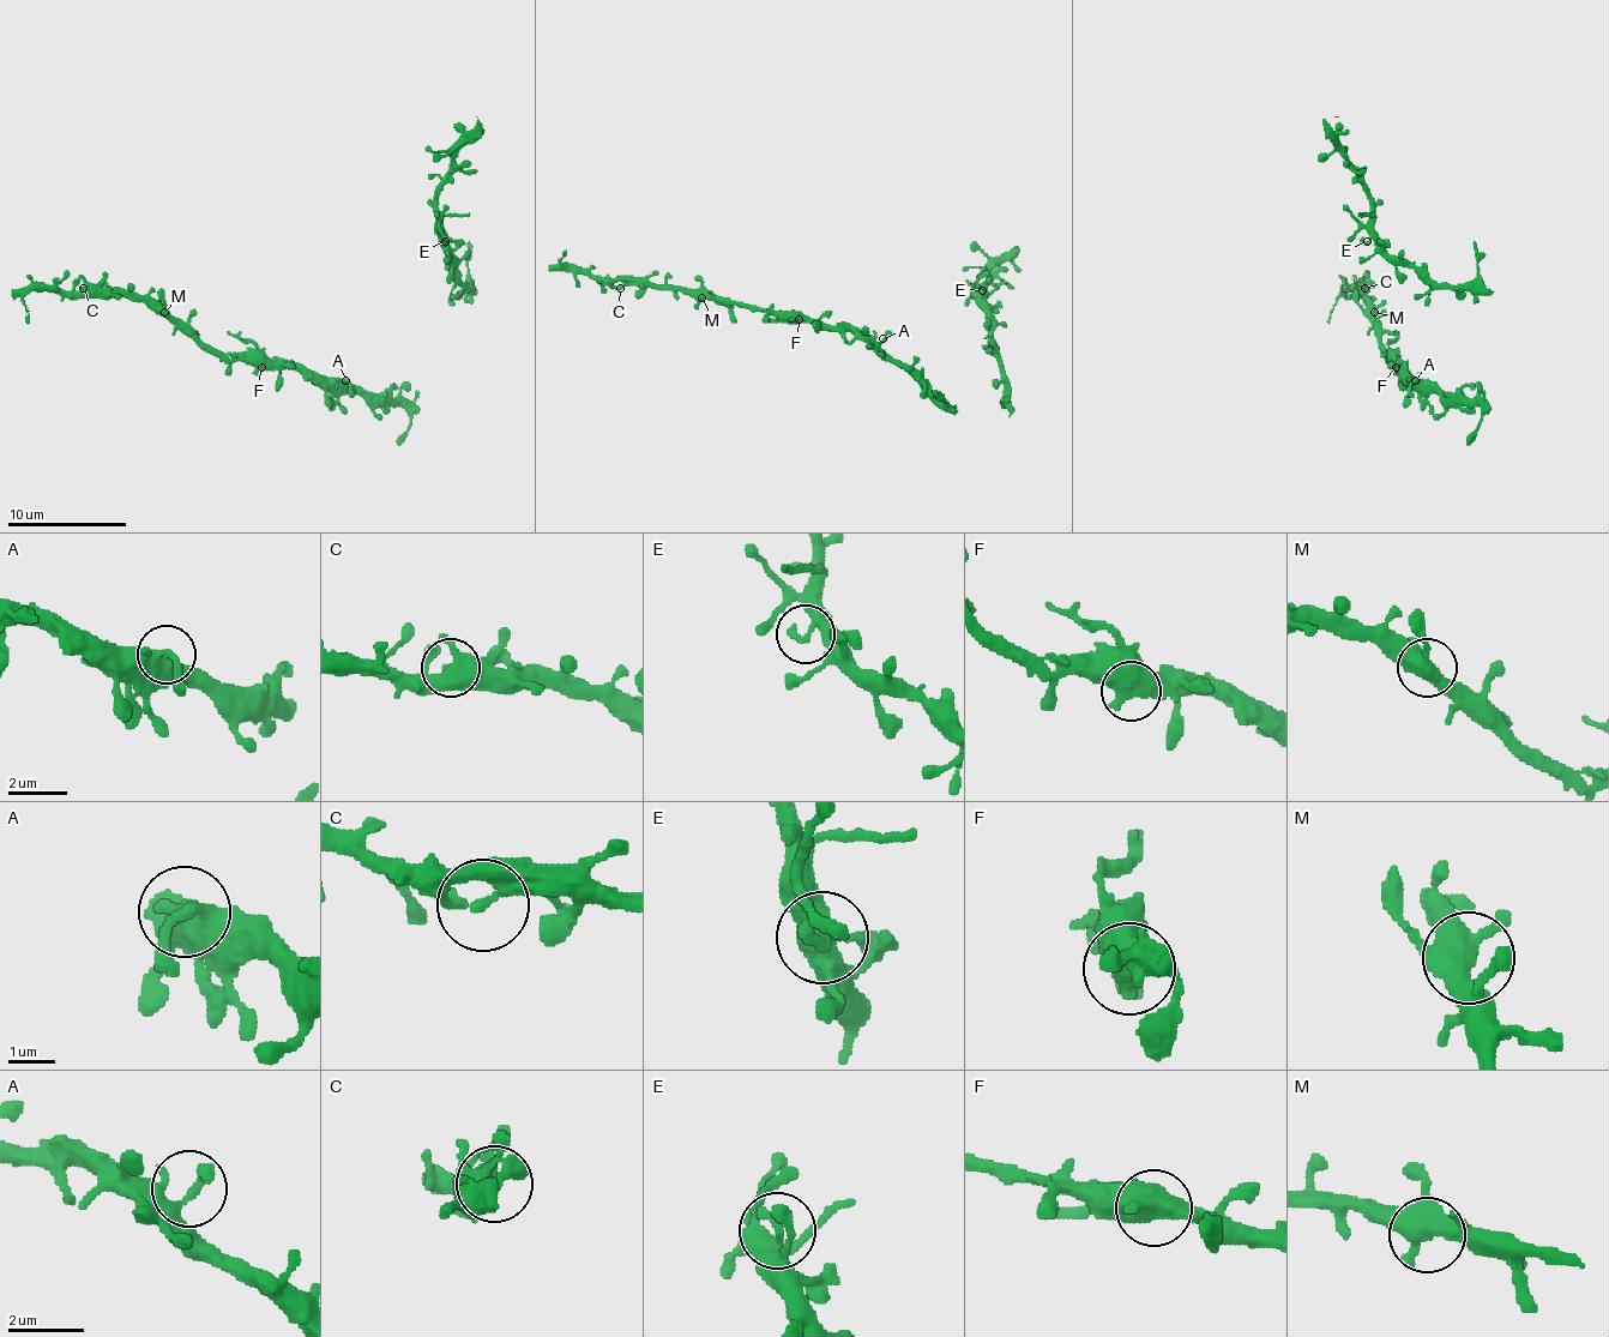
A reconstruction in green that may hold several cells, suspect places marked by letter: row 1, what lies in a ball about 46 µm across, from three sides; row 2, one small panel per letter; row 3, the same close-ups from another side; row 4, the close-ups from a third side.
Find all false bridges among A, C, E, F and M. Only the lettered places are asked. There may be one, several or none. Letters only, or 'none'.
none

